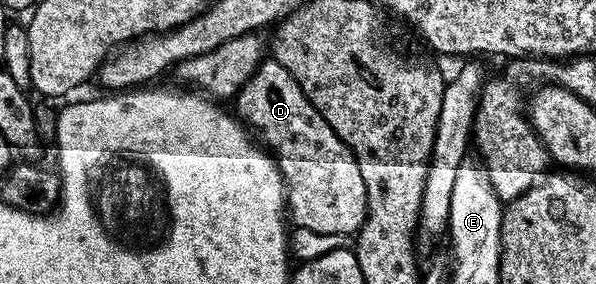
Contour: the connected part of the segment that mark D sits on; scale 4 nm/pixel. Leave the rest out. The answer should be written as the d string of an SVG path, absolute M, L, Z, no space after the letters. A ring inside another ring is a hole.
M266 58L257 66L257 72L249 78L247 85L243 85L241 92L235 96L236 103L235 111L242 124L254 132L257 130L265 138L264 146L277 160L277 168L285 180L285 202L291 223L293 219L292 226L311 229L320 235L356 236L367 213L367 189L363 185L363 173L359 173L359 165L349 146L337 136L331 125L327 125L315 105L307 101L295 77L291 77L291 73L287 73L287 69L283 69L276 59Z

